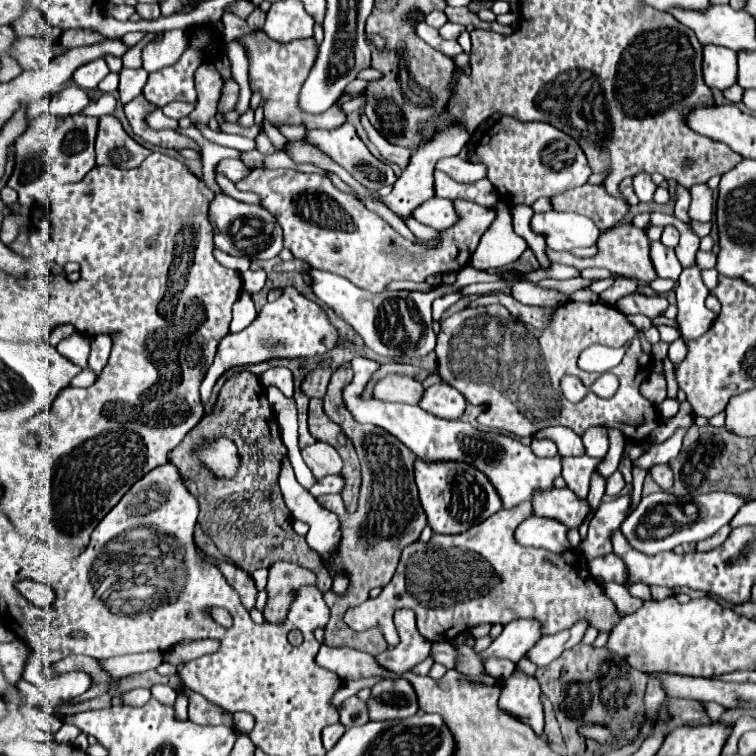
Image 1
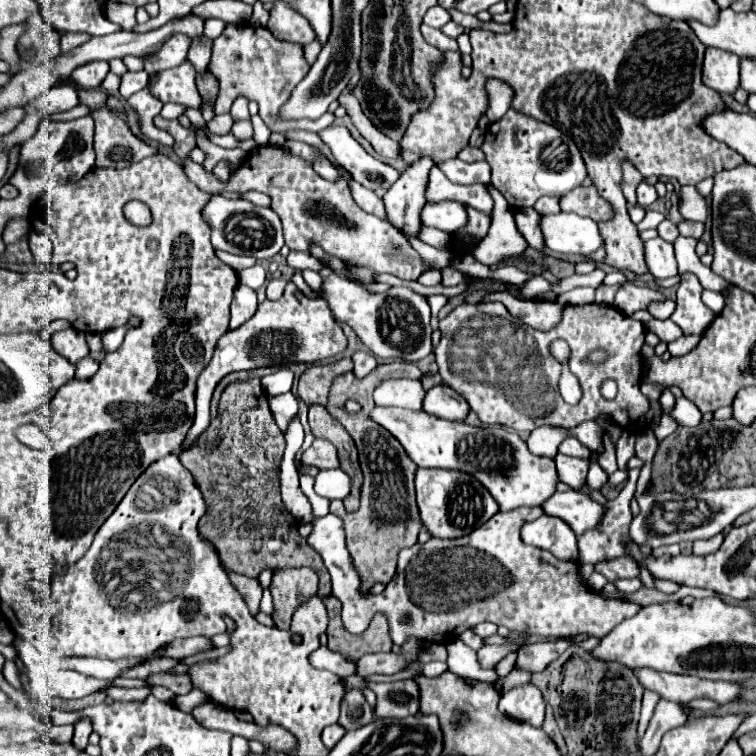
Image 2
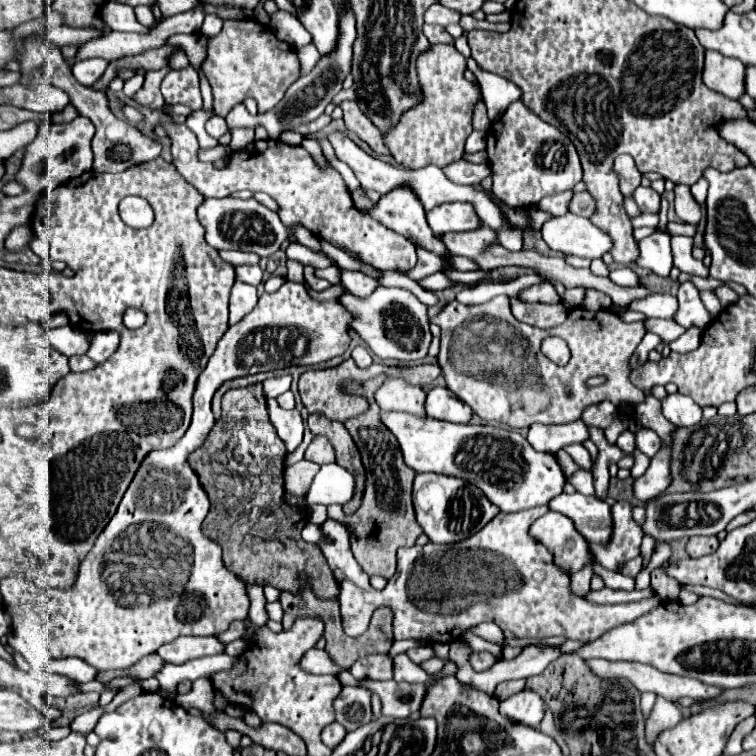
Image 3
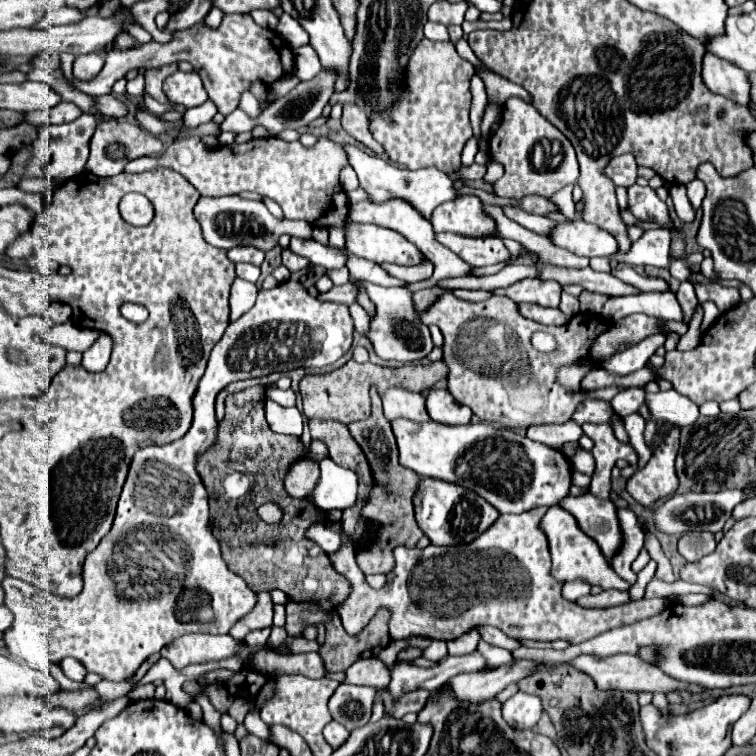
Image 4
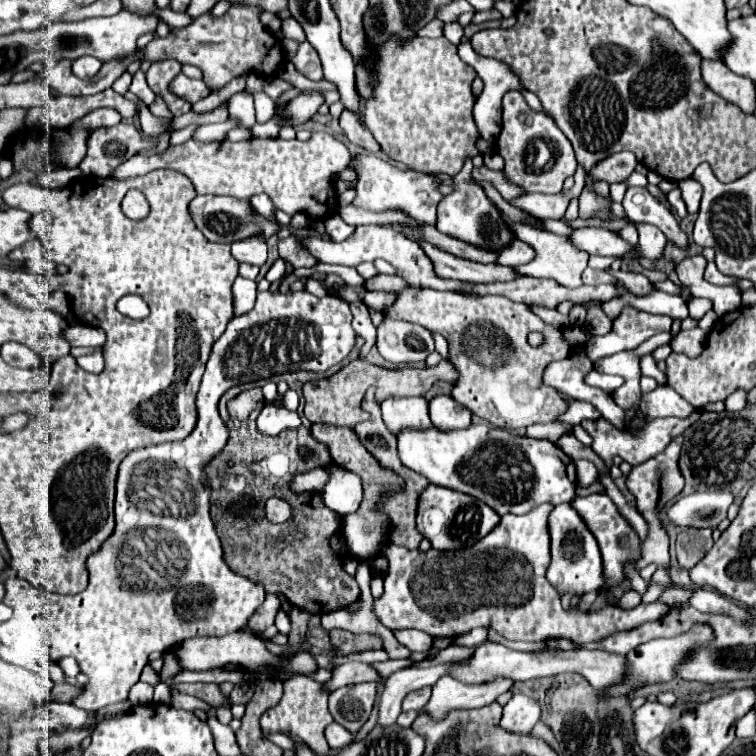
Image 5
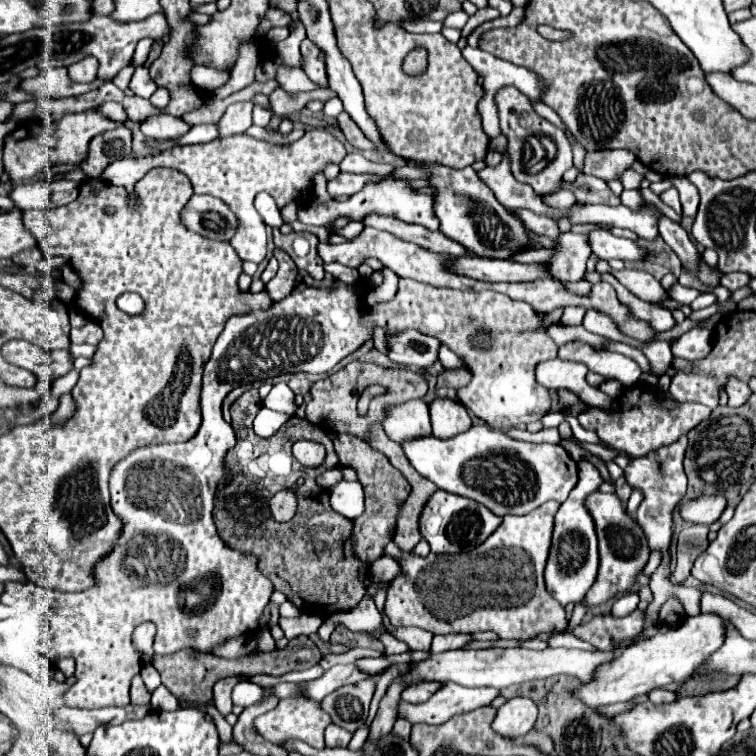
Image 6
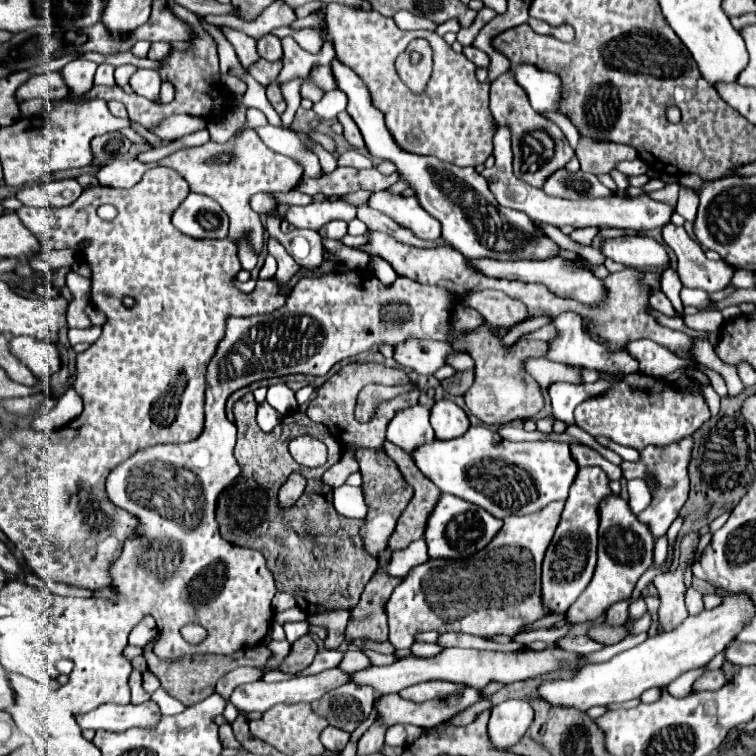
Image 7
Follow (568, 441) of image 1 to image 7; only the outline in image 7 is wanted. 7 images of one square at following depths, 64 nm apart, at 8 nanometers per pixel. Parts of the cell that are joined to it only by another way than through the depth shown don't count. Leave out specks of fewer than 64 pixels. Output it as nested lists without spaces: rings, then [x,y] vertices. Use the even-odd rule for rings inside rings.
[[[584,466],[570,488],[560,524],[548,546],[542,566],[542,600],[552,612],[566,612],[576,598],[586,590],[596,568],[596,542],[598,542],[598,504],[610,494],[608,476],[598,466]]]

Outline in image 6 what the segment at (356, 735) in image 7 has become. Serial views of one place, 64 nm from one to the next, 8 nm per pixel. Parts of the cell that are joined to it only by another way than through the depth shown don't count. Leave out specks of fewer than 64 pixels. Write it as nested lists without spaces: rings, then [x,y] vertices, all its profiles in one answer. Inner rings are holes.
[[[395,664],[391,666],[388,670],[386,670],[386,672],[384,672],[380,676],[379,680],[376,682],[376,688],[370,704],[368,718],[366,719],[364,725],[371,725],[379,708],[380,700],[384,697],[388,686],[391,684],[396,676],[401,675],[398,673],[400,673],[400,664]]]

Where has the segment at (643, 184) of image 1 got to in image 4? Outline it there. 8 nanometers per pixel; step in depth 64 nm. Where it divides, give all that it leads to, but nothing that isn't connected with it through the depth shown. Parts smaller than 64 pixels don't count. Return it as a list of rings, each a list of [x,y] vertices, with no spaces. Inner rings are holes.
[[[638,184],[630,186],[628,198],[630,198],[630,212],[636,218],[640,218],[644,222],[658,222],[658,224],[666,226],[668,230],[672,228],[666,204],[656,196],[656,192],[650,186],[646,186],[646,188],[642,188]]]

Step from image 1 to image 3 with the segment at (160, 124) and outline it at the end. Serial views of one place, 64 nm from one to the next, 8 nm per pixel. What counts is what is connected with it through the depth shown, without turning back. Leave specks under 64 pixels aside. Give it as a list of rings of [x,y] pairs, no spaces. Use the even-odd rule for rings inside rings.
[[[164,122],[162,126],[172,140],[176,170],[182,172],[182,176],[204,196],[224,198],[236,190],[266,192],[278,202],[280,220],[286,222],[288,228],[294,228],[296,222],[298,226],[304,226],[314,236],[330,242],[332,246],[344,246],[356,258],[378,270],[402,272],[410,270],[416,264],[414,244],[410,240],[404,240],[404,236],[392,232],[372,216],[356,210],[342,176],[332,166],[318,168],[318,164],[314,164],[312,156],[302,146],[288,146],[280,140],[252,142],[236,152],[224,170],[214,170],[210,162],[200,162],[196,158],[198,140],[192,130],[176,122]]]

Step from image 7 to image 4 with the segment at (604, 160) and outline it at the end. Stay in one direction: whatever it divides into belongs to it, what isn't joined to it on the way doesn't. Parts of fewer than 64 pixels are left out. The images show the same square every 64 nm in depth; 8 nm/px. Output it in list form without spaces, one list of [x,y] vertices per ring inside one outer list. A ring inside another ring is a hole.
[[[622,154],[610,160],[610,164],[606,166],[606,174],[612,178],[612,182],[616,186],[622,188],[630,188],[632,184],[636,184],[638,178],[638,166],[632,154]]]

